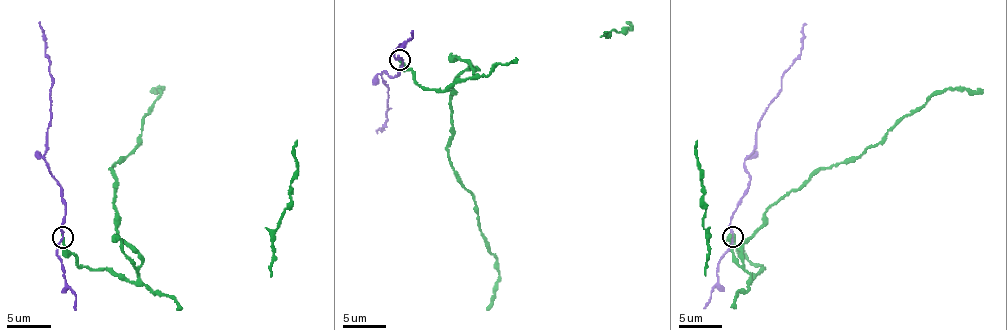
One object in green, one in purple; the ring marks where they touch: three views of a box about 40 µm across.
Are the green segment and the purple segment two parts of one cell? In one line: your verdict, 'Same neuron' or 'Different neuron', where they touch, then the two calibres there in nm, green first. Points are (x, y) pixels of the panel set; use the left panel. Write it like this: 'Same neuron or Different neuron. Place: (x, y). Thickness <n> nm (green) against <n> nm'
Different neuron. Place: (62, 237). Thickness 200 nm (green) against 160 nm

